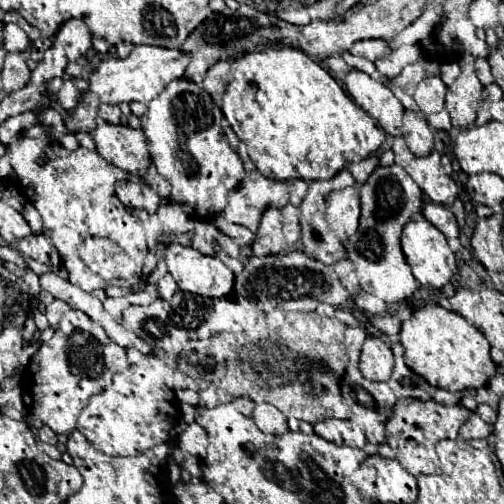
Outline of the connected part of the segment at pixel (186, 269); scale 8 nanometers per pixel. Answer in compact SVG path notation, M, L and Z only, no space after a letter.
M183 245L167 249L167 269L177 279L181 291L201 297L225 297L235 281L235 273L217 257L203 257Z

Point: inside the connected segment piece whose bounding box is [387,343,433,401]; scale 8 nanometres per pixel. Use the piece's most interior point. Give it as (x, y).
(405, 383)

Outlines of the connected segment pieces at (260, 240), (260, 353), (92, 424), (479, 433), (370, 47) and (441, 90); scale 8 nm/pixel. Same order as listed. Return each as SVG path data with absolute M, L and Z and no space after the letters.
M277 209L265 211L261 217L257 237L253 241L253 253L257 257L281 255L285 251L285 239L281 233L281 215Z
M287 311L279 331L231 349L223 381L201 389L199 405L213 409L237 397L249 397L253 403L269 403L285 417L295 417L311 425L325 419L351 419L351 411L339 391L339 379L345 375L349 363L343 331L345 325L333 317L319 317L313 311Z
M141 357L137 365L129 365L125 371L113 375L113 385L109 389L105 389L99 395L93 395L87 401L79 415L77 431L81 431L81 435L85 435L85 439L89 439L89 443L93 443L93 447L97 447L97 451L105 455L141 455L159 443L167 443L169 431L175 423L175 393L167 385L169 373L171 369L161 359Z
M471 413L469 419L461 427L461 437L465 441L469 441L469 439L481 439L481 437L489 437L491 431L493 431L493 427L489 423L481 421L475 413Z
M367 39L367 41L361 41L361 43L355 43L349 51L351 55L357 55L357 57L365 57L369 61L375 61L379 57L385 57L389 55L389 45L385 39Z
M431 77L419 83L413 99L423 113L439 113L441 109L445 109L445 95L447 87L441 83L441 79Z

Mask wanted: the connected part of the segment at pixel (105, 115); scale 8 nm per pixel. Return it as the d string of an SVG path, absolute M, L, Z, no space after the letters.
M111 105L101 107L99 117L101 117L105 123L111 123L111 125L127 125L127 119L121 115L121 111L119 111L117 107L111 107Z

